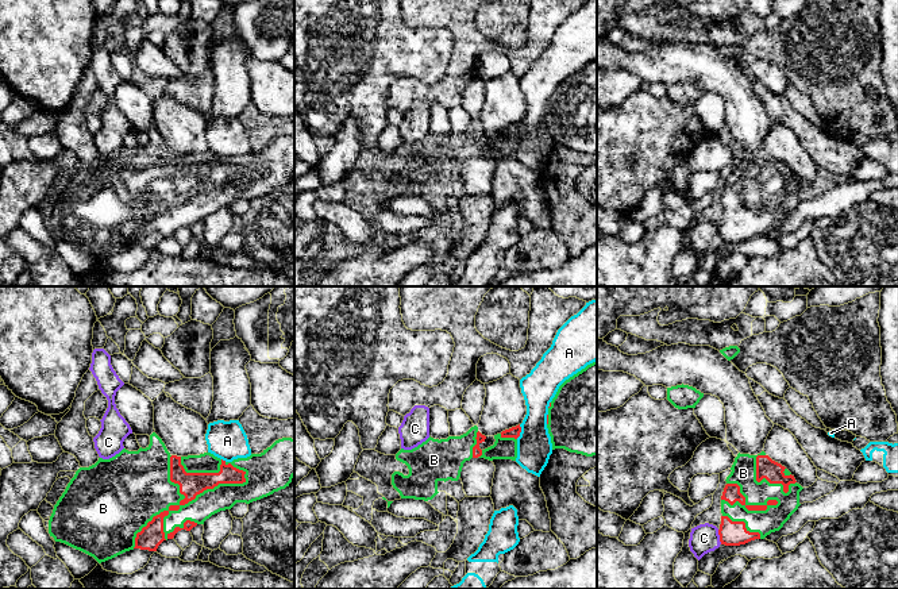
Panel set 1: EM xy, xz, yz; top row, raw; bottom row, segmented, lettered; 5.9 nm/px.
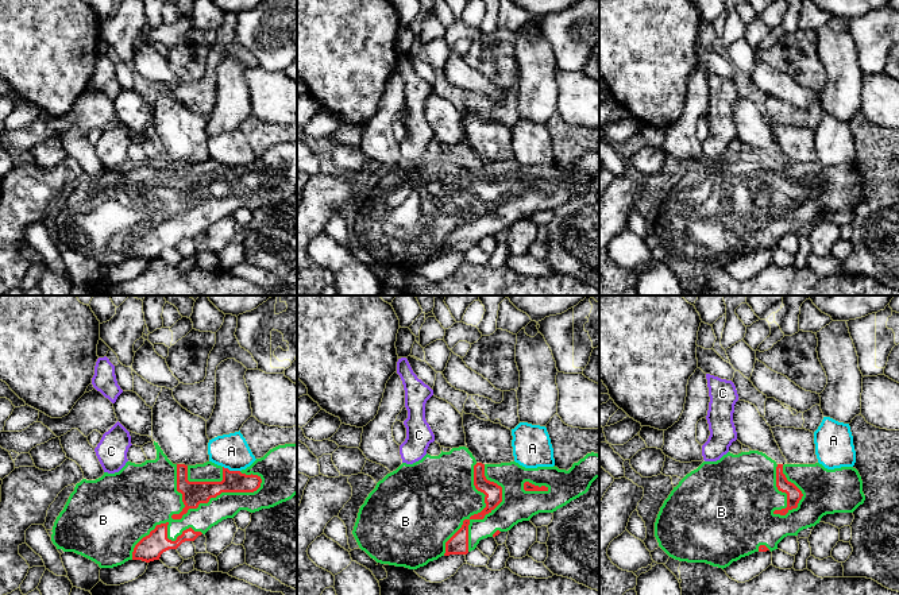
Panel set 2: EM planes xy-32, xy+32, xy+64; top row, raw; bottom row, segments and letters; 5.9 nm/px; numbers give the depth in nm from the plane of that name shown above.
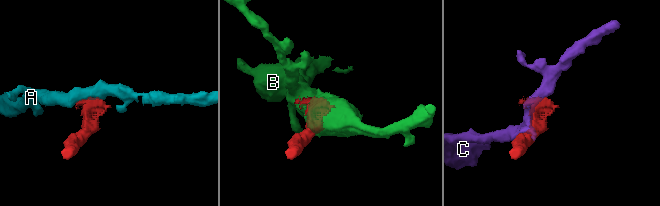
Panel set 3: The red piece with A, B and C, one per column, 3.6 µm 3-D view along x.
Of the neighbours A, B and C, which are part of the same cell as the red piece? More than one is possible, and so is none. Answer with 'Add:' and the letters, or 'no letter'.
Add: B

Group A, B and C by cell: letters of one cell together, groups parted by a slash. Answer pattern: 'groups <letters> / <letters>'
groups A / B / C

